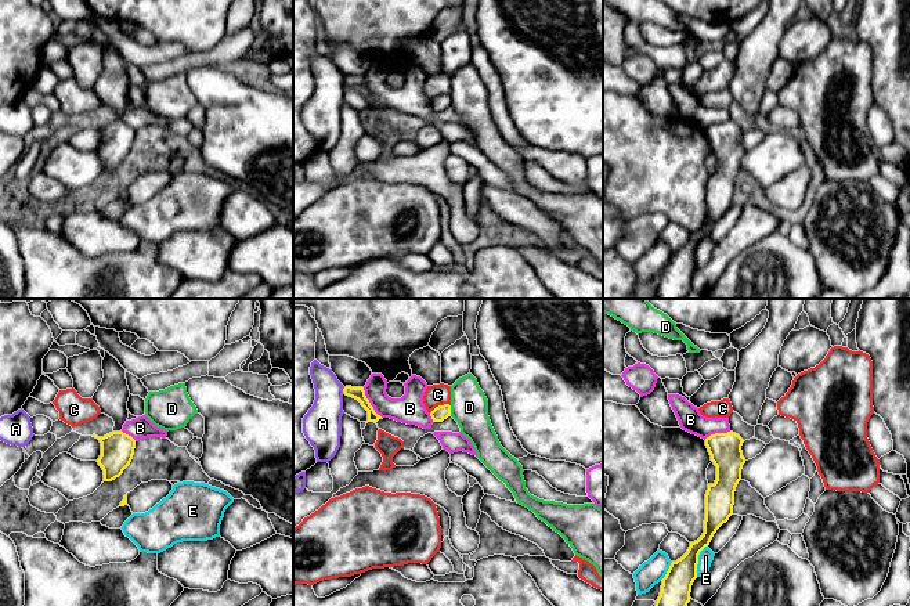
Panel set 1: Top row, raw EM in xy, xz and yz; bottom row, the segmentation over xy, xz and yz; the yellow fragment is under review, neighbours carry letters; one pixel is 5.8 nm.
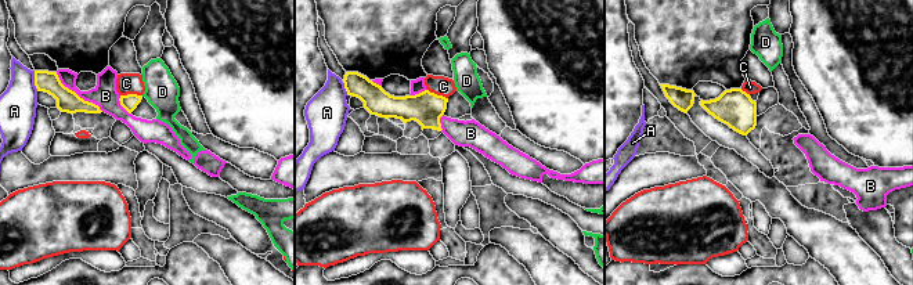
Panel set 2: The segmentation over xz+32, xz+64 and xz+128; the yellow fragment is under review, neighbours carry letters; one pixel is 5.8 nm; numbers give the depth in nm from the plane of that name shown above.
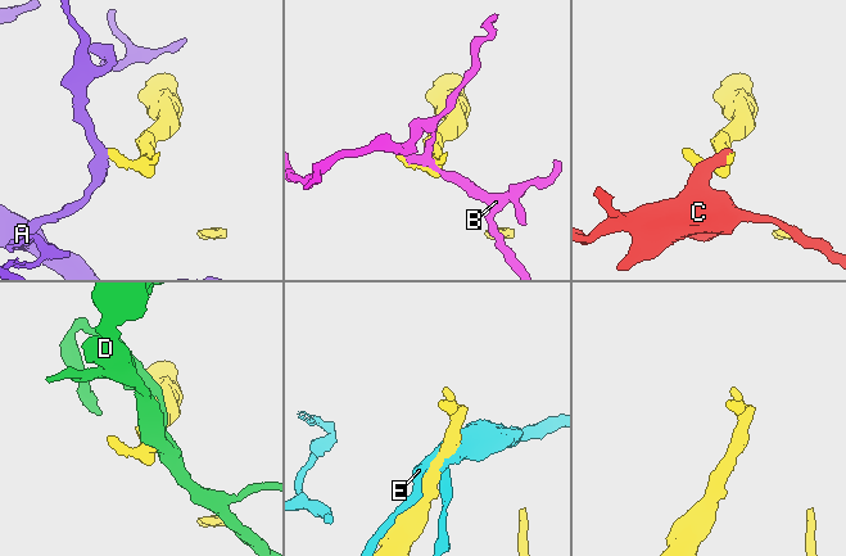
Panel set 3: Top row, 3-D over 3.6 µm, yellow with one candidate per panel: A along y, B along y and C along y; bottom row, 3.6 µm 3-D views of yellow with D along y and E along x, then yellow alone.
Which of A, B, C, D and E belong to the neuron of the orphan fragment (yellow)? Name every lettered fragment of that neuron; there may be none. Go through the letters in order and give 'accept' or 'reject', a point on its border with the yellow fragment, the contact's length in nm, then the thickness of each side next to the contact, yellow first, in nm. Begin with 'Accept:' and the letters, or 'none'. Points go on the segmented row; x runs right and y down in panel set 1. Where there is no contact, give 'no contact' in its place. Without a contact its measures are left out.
Accept: none
A: reject; meets yellow in xz at (343, 389); contact 30 nm long; 80 nm thick on the yellow side, 220 nm on the other
B: reject; meets yellow in xz at (369, 403); contact 220 nm long; 80 nm thick on the yellow side, 170 nm on the other
C: reject; meets yellow in xz at (439, 406); contact 140 nm long; 90 nm thick on the yellow side, 130 nm on the other
D: reject; meets yellow in xz at (450, 411); contact 60 nm long; 90 nm thick on the yellow side, 220 nm on the other
E: reject; meets yellow in yz at (697, 561); contact 200 nm long; 180 nm thick on the yellow side, 90 nm on the other

